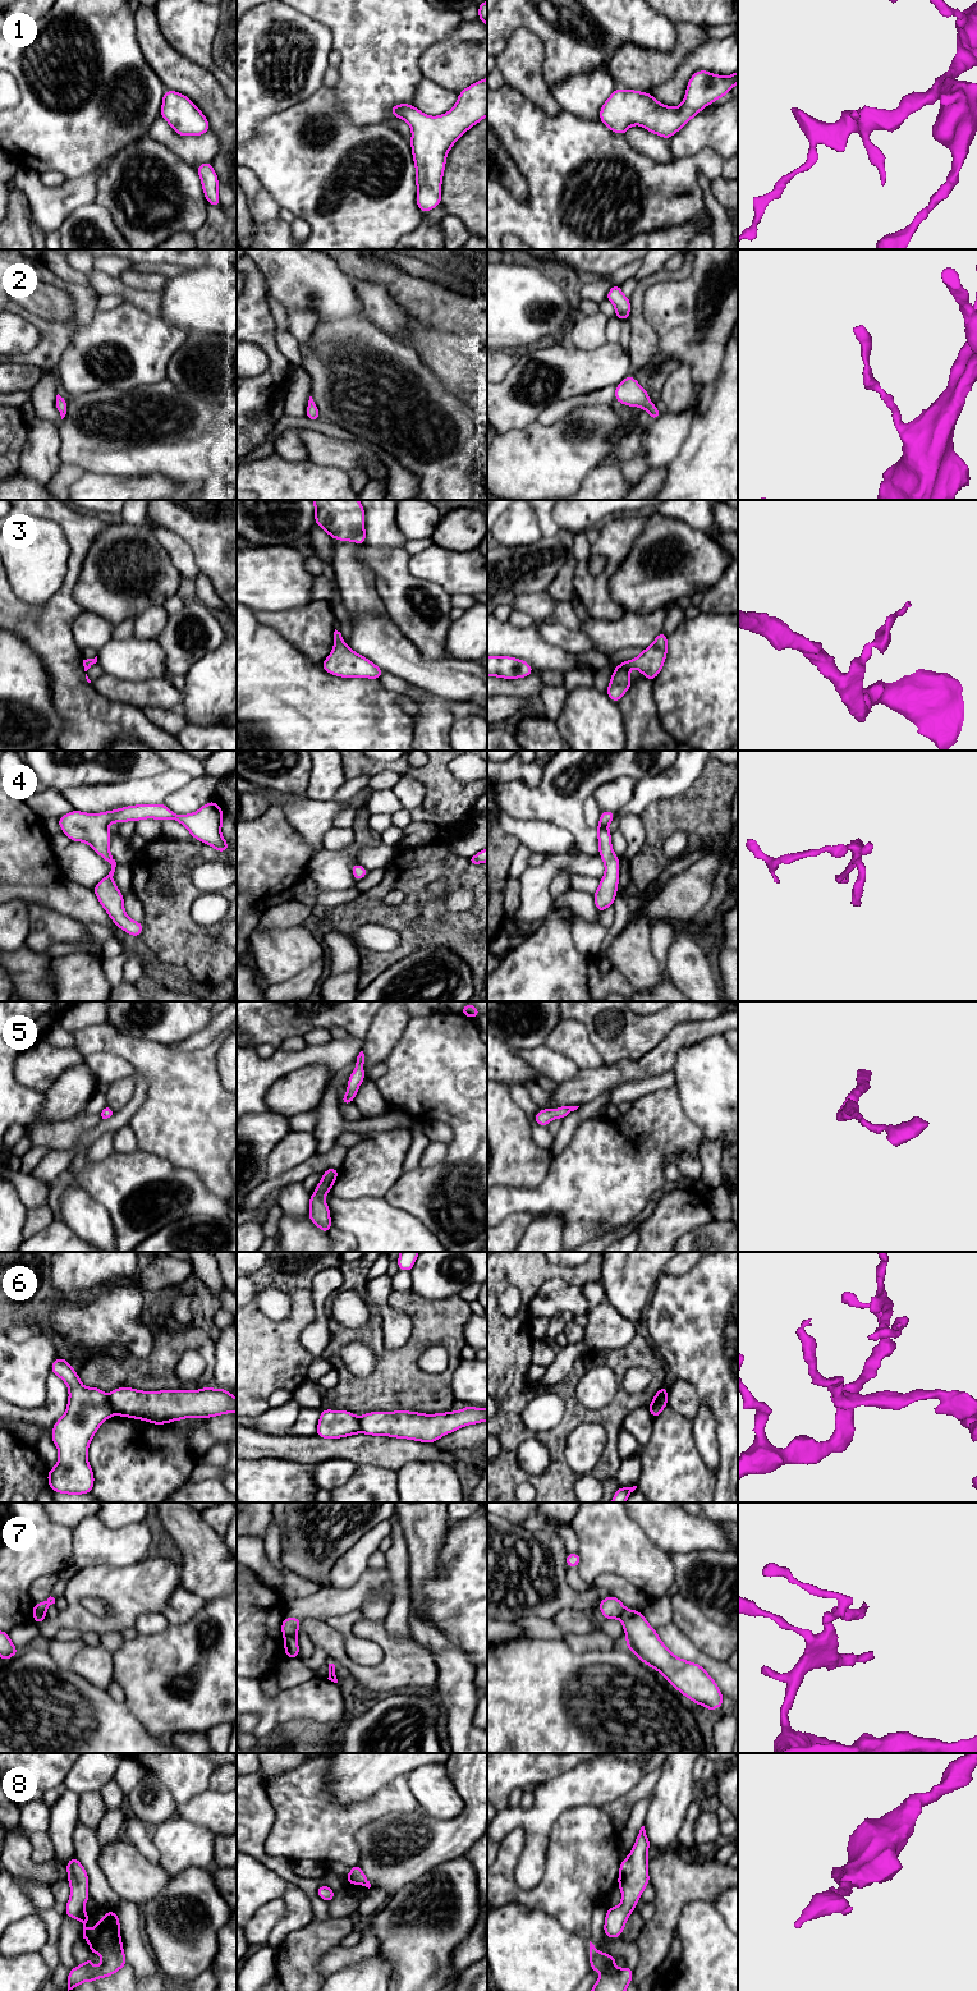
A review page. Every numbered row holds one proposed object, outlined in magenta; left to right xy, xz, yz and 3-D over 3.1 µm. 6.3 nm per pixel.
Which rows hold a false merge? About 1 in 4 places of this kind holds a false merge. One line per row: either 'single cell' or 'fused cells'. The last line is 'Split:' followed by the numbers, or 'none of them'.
1: single cell
2: single cell
3: single cell
4: single cell
5: single cell
6: fused cells
7: fused cells
8: single cell
Split: 6, 7

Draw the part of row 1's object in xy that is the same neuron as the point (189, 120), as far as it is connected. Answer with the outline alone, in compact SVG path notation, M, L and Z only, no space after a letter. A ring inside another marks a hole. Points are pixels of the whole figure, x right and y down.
M165 91L160 116L182 137L202 136L210 130L202 111L187 96L175 91Z

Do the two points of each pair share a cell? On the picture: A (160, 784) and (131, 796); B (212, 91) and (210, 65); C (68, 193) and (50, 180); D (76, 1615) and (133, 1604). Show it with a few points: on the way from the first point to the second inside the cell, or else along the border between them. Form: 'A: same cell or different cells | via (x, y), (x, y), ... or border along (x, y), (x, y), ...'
A: same cell | via (152, 790), (138, 792)
B: different cells | border along (186, 58), (203, 67), (223, 90)
C: different cells | border along (39, 174), (47, 186), (58, 186), (64, 179)
D: same cell | via (90, 1623), (113, 1623), (119, 1616)

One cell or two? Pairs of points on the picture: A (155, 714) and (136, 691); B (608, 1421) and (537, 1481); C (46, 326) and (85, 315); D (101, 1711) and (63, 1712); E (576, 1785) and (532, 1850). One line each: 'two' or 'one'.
A: two
B: one
C: one
D: one
E: one

